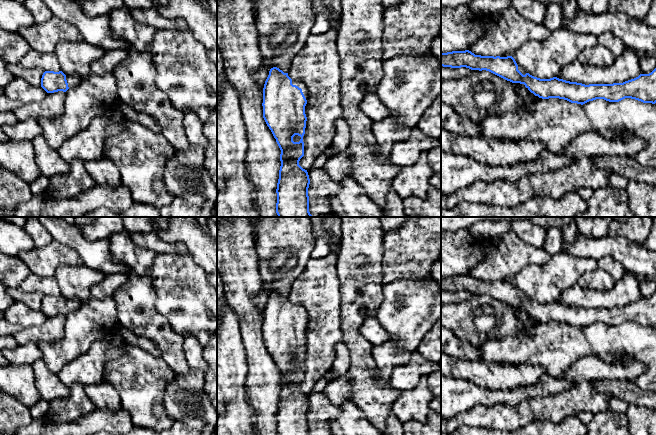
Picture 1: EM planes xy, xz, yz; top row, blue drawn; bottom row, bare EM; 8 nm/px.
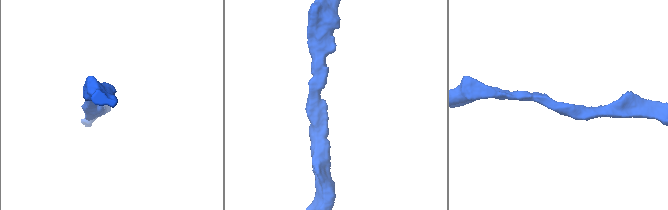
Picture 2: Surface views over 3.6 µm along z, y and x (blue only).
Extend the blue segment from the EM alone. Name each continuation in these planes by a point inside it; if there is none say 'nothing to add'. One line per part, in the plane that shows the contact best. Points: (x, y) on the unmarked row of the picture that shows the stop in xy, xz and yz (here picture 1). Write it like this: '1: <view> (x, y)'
1: xz (301, 309)

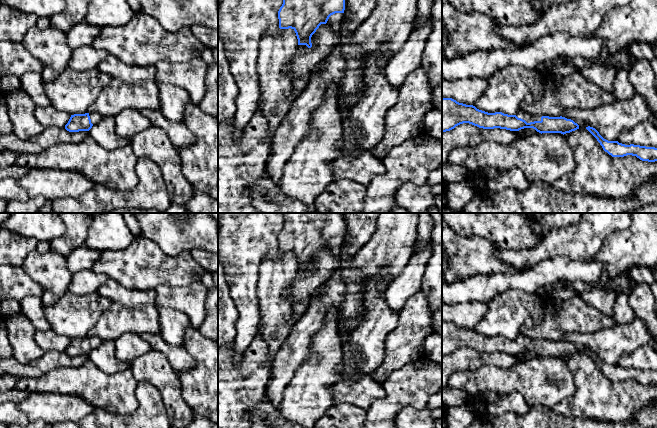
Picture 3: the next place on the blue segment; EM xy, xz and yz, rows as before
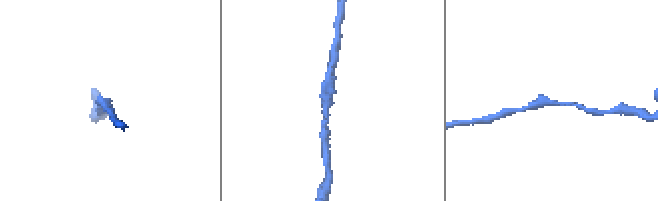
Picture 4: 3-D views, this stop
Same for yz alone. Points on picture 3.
1: yz (527, 341)

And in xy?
1: xy (95, 341)

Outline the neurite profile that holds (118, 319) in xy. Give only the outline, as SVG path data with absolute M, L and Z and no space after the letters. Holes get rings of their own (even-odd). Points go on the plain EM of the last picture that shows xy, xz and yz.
M112 302L110 308L91 327L87 337L114 341L124 333L160 334L158 308L155 305L126 307Z

